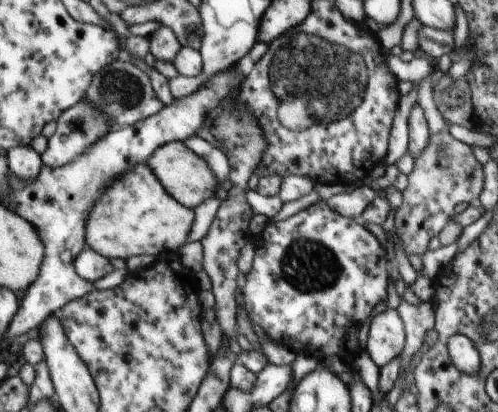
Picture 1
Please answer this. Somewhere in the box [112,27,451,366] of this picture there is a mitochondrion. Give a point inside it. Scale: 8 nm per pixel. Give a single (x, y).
(315, 79)

